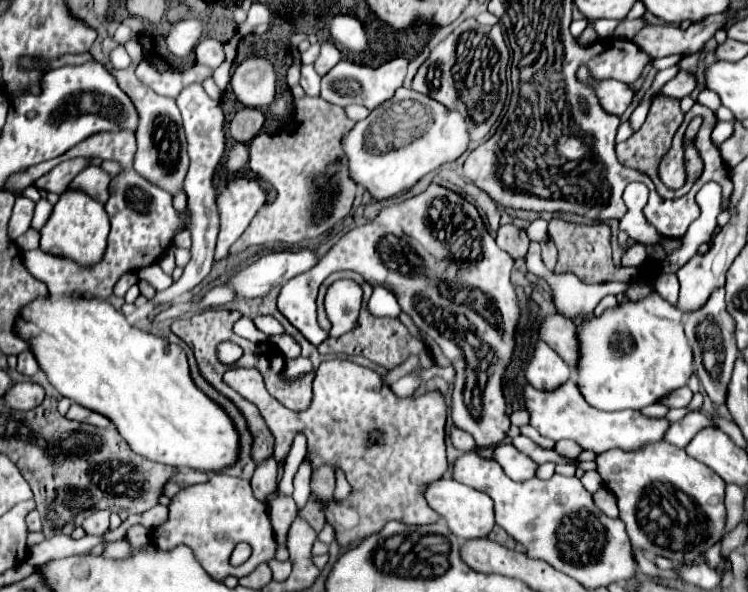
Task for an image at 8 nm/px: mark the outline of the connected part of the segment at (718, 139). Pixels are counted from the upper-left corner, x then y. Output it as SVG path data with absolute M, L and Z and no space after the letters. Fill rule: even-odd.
M718 122L716 128L714 128L714 132L712 132L712 142L716 146L720 146L730 134L732 134L732 122Z

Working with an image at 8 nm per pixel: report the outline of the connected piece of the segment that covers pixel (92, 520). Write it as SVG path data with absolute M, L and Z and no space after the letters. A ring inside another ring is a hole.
M98 510L92 516L88 516L82 524L82 528L86 530L86 534L94 534L94 536L102 536L110 526L110 510Z

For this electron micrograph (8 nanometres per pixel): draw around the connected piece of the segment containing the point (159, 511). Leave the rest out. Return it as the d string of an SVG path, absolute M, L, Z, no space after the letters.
M158 504L158 506L154 506L154 508L150 508L150 510L142 512L142 514L128 516L118 530L112 530L112 532L108 534L108 538L118 538L118 536L122 536L122 534L126 532L126 528L130 528L130 526L134 526L134 524L142 524L142 526L146 526L146 528L152 530L152 528L160 526L160 524L166 520L166 516L168 516L168 508L162 506L162 504Z

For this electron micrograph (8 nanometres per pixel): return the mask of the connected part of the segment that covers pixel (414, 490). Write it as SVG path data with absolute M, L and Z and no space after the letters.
M326 360L318 366L316 378L314 378L314 398L310 408L295 412L282 406L270 392L266 390L262 382L262 374L254 368L230 368L224 374L224 382L228 382L234 390L238 390L246 400L254 402L264 416L268 428L272 430L276 438L276 450L274 458L278 464L286 462L288 452L292 448L292 442L296 434L304 434L308 440L308 462L312 468L318 466L332 466L340 468L348 482L354 488L354 494L350 494L346 500L334 500L330 498L324 502L324 516L326 522L336 532L336 542L342 548L350 548L350 544L360 542L366 536L372 536L374 532L380 532L386 522L398 520L410 526L426 526L440 520L438 512L434 512L424 498L426 488L442 480L444 472L450 468L450 462L446 458L446 416L448 416L448 404L446 396L440 390L426 390L420 396L406 396L400 398L394 394L390 384L386 384L384 376L362 368L350 360Z

